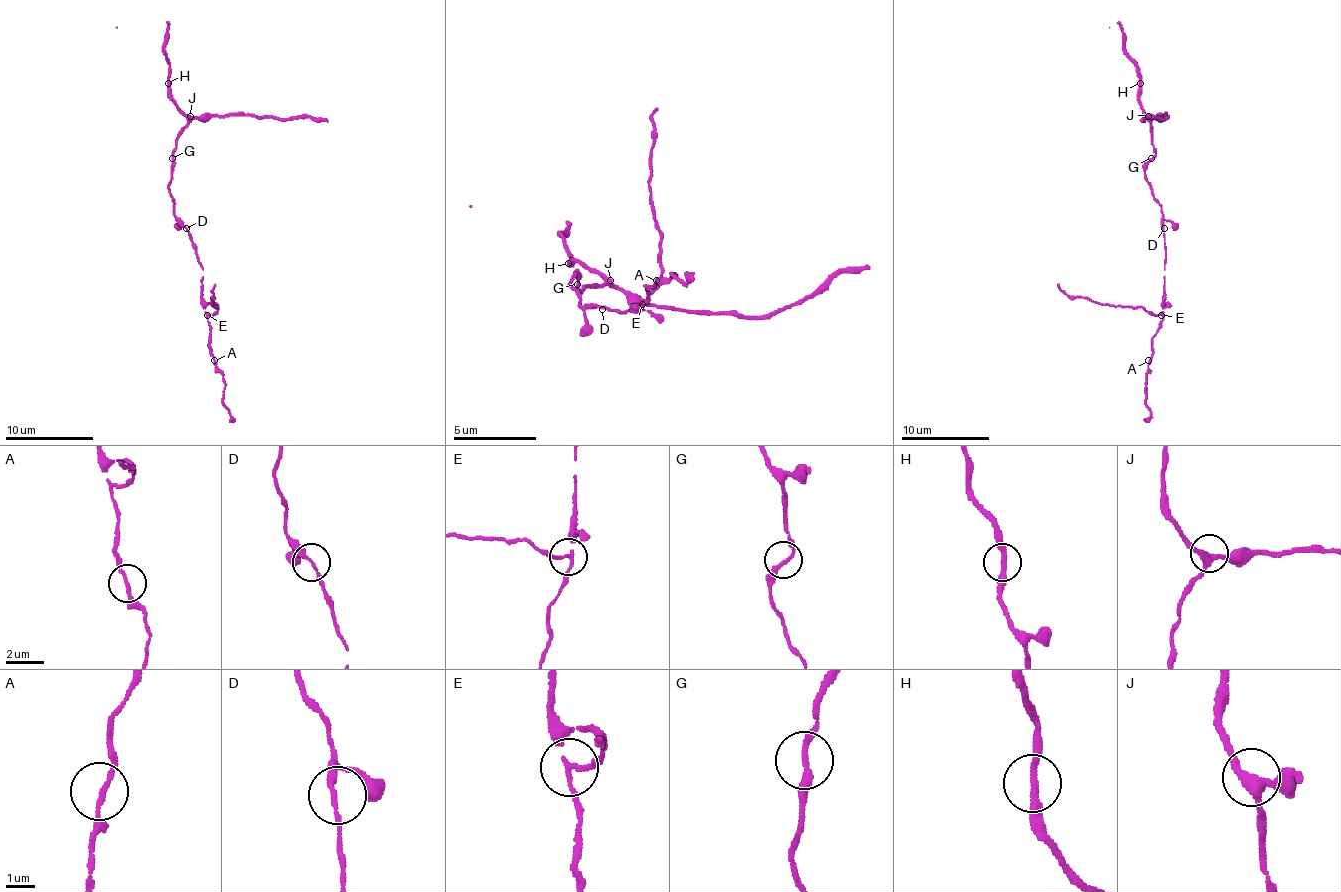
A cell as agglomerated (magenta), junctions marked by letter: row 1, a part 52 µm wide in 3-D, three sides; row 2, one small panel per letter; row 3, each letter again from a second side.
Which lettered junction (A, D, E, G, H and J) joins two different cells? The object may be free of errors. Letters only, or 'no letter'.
E

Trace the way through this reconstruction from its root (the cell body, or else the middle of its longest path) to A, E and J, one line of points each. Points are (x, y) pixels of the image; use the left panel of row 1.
A: (175, 204), (175, 217), (186, 228), (203, 270), (201, 303), (210, 327), (208, 347), (214, 360)
E: (175, 204), (175, 217), (186, 228), (197, 261), (203, 270), (201, 303), (208, 314)
J: (175, 204), (168, 188), (172, 173), (172, 149), (177, 133), (190, 116)

